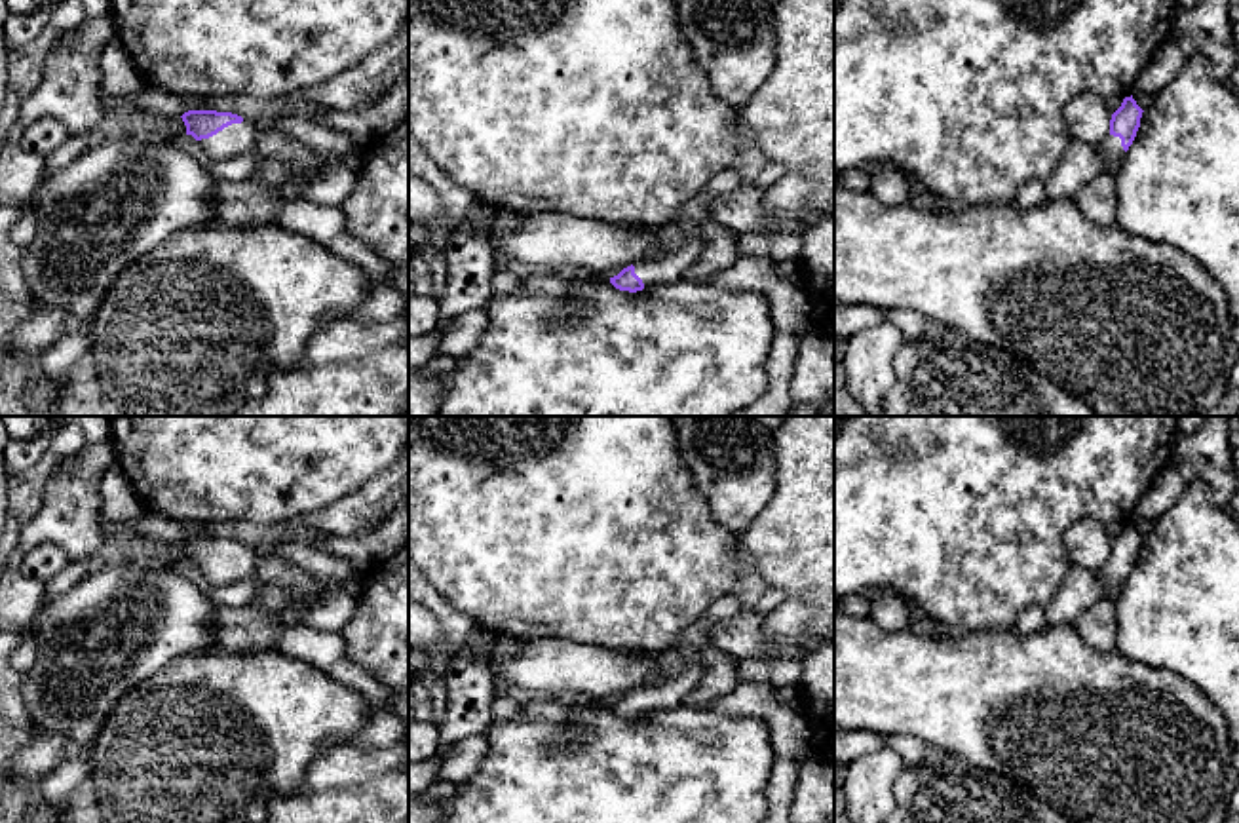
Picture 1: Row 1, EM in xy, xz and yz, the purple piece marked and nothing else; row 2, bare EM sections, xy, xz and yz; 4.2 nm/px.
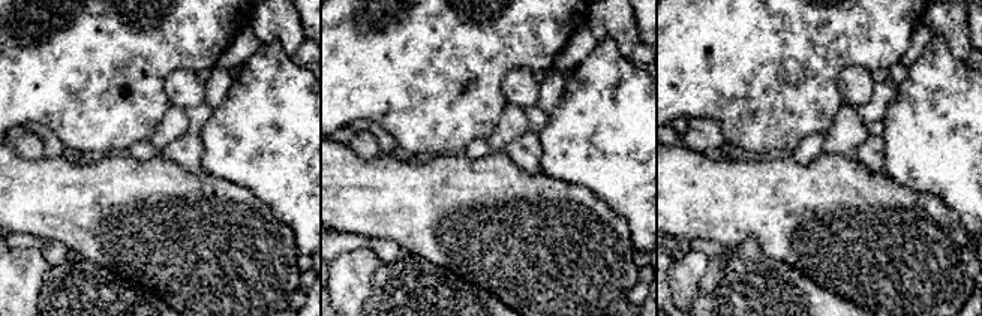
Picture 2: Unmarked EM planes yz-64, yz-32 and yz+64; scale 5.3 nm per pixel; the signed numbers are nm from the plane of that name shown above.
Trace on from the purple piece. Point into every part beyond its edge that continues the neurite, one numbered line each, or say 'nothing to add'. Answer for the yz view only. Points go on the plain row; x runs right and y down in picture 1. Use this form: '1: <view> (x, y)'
1: yz (1110, 571)

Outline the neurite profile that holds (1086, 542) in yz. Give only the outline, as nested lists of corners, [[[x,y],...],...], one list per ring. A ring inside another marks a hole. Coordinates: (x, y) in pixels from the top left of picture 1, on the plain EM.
[[[1079,519],[1062,536],[1062,547],[1070,565],[1093,574],[1110,561],[1112,538],[1106,534],[1104,521]]]

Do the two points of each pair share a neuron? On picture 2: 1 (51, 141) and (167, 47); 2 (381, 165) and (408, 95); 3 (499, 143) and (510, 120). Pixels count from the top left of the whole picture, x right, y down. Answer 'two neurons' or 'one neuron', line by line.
1: two neurons
2: two neurons
3: one neuron

